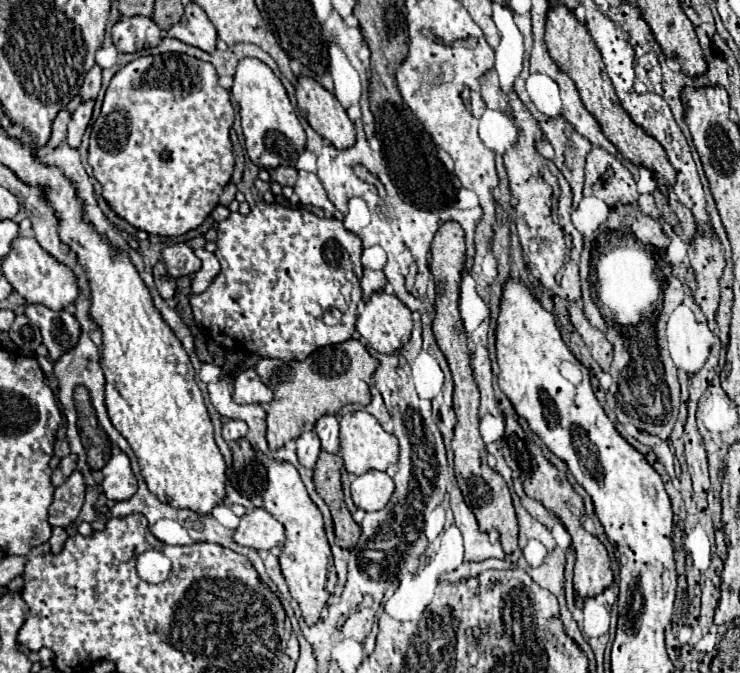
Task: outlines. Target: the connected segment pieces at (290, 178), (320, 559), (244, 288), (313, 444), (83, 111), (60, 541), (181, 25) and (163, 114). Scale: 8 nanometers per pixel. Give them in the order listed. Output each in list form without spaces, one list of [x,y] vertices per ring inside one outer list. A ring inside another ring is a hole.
[[[280,166],[280,168],[274,168],[274,170],[268,170],[270,172],[270,180],[272,182],[278,182],[280,186],[294,186],[296,182],[296,168],[290,168],[290,166]]]
[[[256,450],[260,462],[268,470],[268,490],[264,492],[264,508],[286,528],[286,544],[282,548],[280,566],[288,582],[292,598],[302,610],[302,618],[308,626],[314,626],[320,620],[320,612],[326,606],[328,598],[334,594],[336,586],[336,568],[332,562],[332,552],[324,532],[324,520],[316,504],[310,500],[298,470],[292,464],[276,462]]]
[[[256,204],[248,216],[242,216],[240,212],[232,212],[230,218],[222,220],[218,224],[218,250],[216,250],[216,258],[220,260],[220,274],[214,278],[214,282],[210,284],[210,288],[198,296],[190,298],[192,310],[194,310],[194,320],[198,324],[202,324],[212,340],[226,348],[226,350],[248,350],[254,352],[258,356],[270,356],[270,358],[280,358],[280,360],[304,360],[308,354],[312,354],[316,348],[328,346],[328,344],[340,344],[344,340],[352,338],[354,332],[354,324],[356,324],[356,306],[362,298],[362,290],[360,290],[360,254],[362,254],[362,242],[356,234],[348,232],[340,220],[336,218],[318,218],[312,212],[304,210],[304,208],[286,208],[280,204]],[[344,288],[350,288],[350,294],[344,294]]]
[[[304,432],[298,440],[298,460],[302,466],[306,468],[314,468],[316,460],[318,460],[318,454],[322,452],[320,448],[320,438],[316,436],[316,432]]]
[[[88,100],[88,104],[80,104],[78,110],[72,114],[72,120],[68,124],[68,136],[66,136],[66,142],[70,148],[78,148],[80,146],[80,140],[84,136],[84,130],[90,122],[90,116],[92,116],[92,108],[94,108],[94,100]]]
[[[54,528],[52,530],[52,536],[50,536],[50,546],[52,546],[52,554],[58,554],[62,548],[64,548],[64,542],[66,542],[68,534],[64,528]]]
[[[194,2],[186,4],[184,16],[180,18],[180,22],[176,22],[168,30],[168,36],[178,38],[184,44],[196,46],[196,48],[200,48],[200,50],[204,50],[208,54],[212,54],[216,50],[216,40],[218,40],[214,24],[206,16],[206,12]]]
[[[186,54],[136,58],[112,78],[102,112],[92,124],[88,164],[102,186],[102,198],[120,218],[148,234],[180,236],[198,228],[218,206],[222,188],[230,182],[234,170],[228,136],[232,122],[234,108],[230,92],[218,84],[218,74],[210,62]]]

